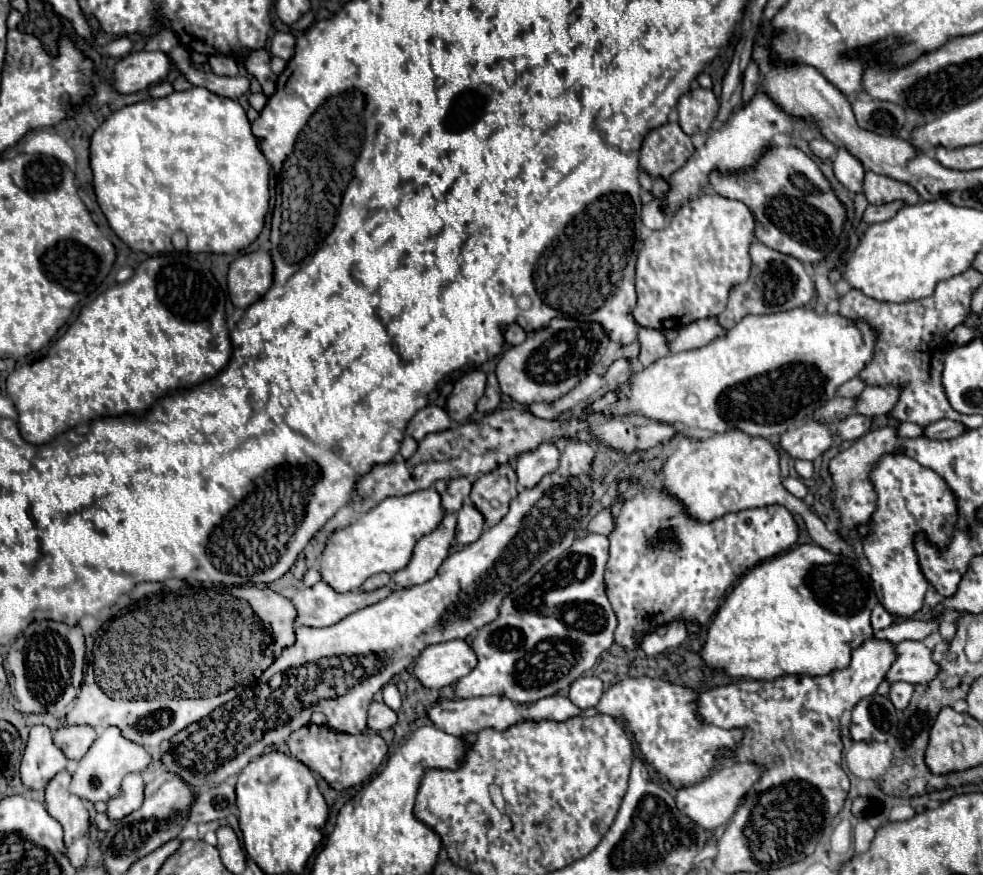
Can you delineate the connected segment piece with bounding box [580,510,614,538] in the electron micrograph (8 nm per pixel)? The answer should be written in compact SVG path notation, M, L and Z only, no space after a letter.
M602 510L588 522L588 526L580 534L580 538L584 538L584 534L588 534L588 532L598 532L598 534L608 536L612 530L614 530L614 516L610 514L610 510Z

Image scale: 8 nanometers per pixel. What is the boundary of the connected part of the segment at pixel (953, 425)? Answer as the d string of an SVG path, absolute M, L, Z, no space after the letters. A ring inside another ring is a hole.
M938 420L930 426L926 426L926 436L936 438L936 440L946 440L946 438L956 438L962 432L966 432L966 426L962 422L954 420Z

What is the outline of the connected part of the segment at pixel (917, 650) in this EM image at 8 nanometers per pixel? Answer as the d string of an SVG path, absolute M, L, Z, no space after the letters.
M900 642L896 646L898 658L886 674L886 680L910 682L910 684L928 684L940 672L940 666L932 660L932 650L922 642Z

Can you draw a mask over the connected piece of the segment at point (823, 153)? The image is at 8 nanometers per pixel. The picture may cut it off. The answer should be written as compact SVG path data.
M816 138L810 142L810 150L818 156L818 158L830 158L836 152L836 146L824 138Z

